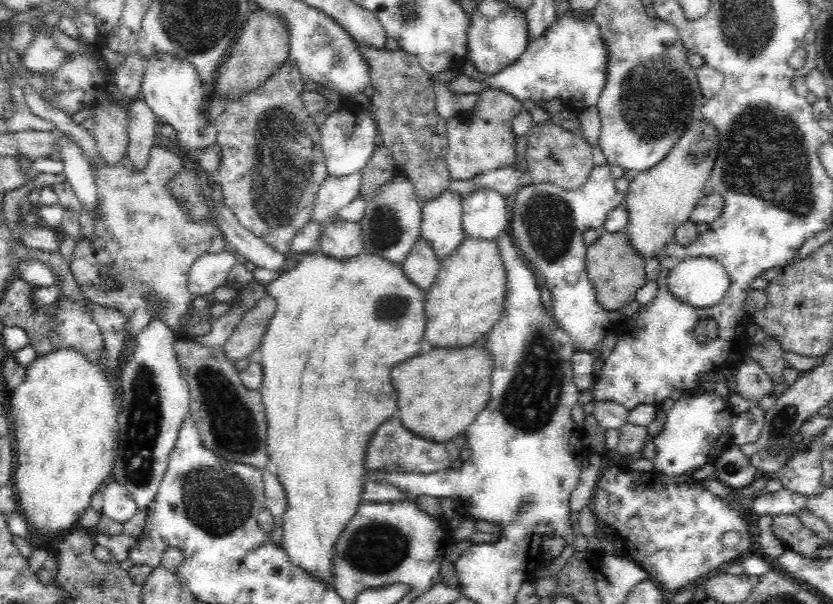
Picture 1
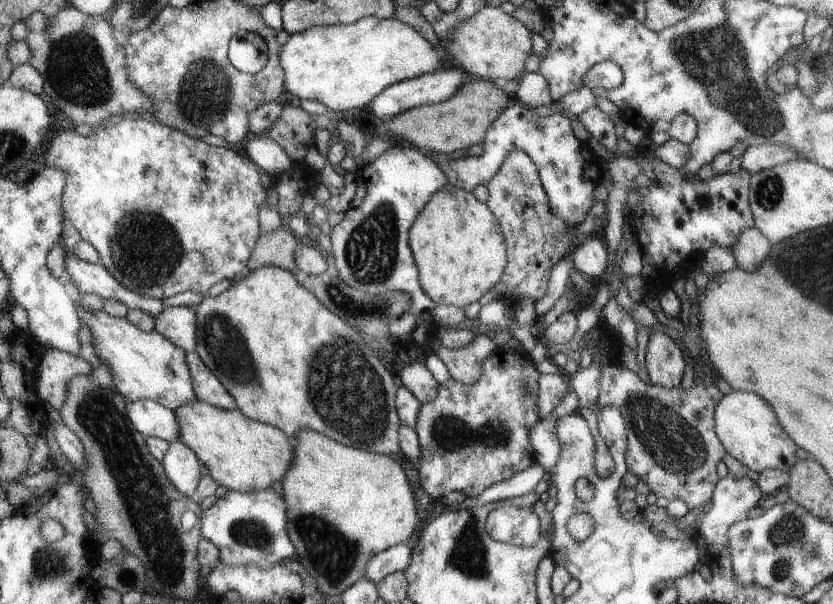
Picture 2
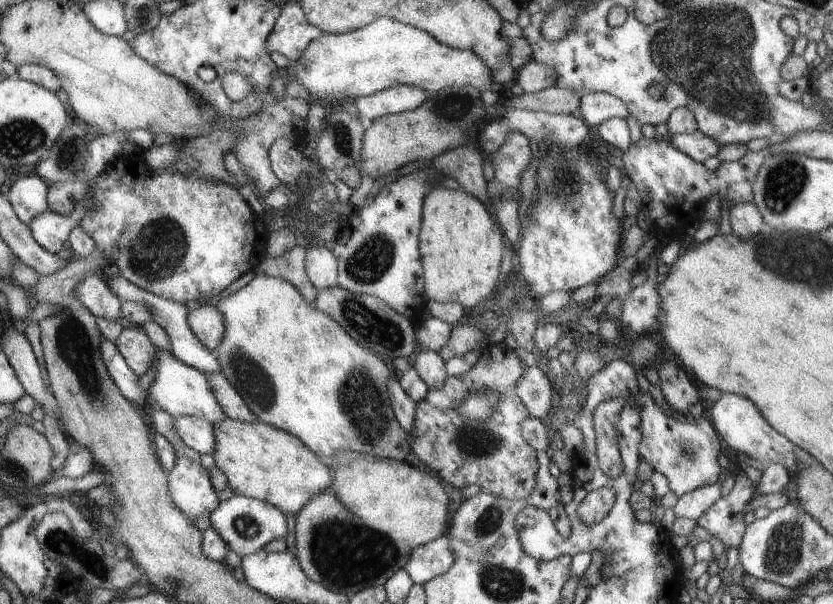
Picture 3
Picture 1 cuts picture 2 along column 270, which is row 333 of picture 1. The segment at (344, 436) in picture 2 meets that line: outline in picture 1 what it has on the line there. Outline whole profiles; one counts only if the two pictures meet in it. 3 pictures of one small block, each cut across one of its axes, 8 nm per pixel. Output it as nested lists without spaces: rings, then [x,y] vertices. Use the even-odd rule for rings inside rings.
[[[366,250],[360,256],[354,256],[352,260],[332,260],[320,252],[310,252],[304,254],[304,258],[298,262],[298,266],[294,270],[290,270],[288,274],[280,274],[280,278],[276,278],[274,282],[270,282],[266,286],[266,294],[272,296],[276,300],[276,314],[270,320],[268,332],[264,336],[262,348],[260,348],[260,366],[262,366],[262,404],[266,410],[266,420],[268,420],[268,432],[266,432],[266,452],[270,458],[270,464],[274,464],[276,468],[276,476],[284,488],[286,500],[288,500],[288,508],[284,512],[284,540],[280,544],[280,548],[284,550],[284,554],[288,556],[288,560],[292,562],[292,566],[296,568],[304,568],[304,572],[308,572],[310,576],[316,576],[318,580],[334,586],[332,578],[332,566],[334,566],[334,556],[336,556],[336,540],[340,538],[340,534],[344,532],[346,524],[352,520],[352,516],[356,516],[360,504],[362,504],[362,490],[364,484],[368,482],[368,470],[366,470],[366,450],[368,444],[374,436],[374,432],[386,424],[386,420],[394,418],[398,414],[398,396],[396,390],[392,386],[392,378],[390,372],[402,364],[404,360],[410,360],[414,356],[418,356],[422,342],[424,342],[424,334],[426,334],[426,292],[422,292],[420,288],[416,288],[404,274],[402,264],[392,264],[388,260],[384,260],[382,256],[376,254],[368,254]]]

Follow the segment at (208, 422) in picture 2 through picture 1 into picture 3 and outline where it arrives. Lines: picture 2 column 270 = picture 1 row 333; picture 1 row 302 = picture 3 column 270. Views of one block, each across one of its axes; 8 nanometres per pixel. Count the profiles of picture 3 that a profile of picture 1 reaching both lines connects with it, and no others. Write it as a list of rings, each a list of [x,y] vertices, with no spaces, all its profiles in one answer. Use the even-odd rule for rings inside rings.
[[[223,418],[219,424],[213,424],[213,436],[215,446],[211,456],[235,496],[263,500],[283,514],[297,514],[313,496],[319,496],[331,484],[331,472],[321,458],[289,432],[257,420],[241,422]]]

